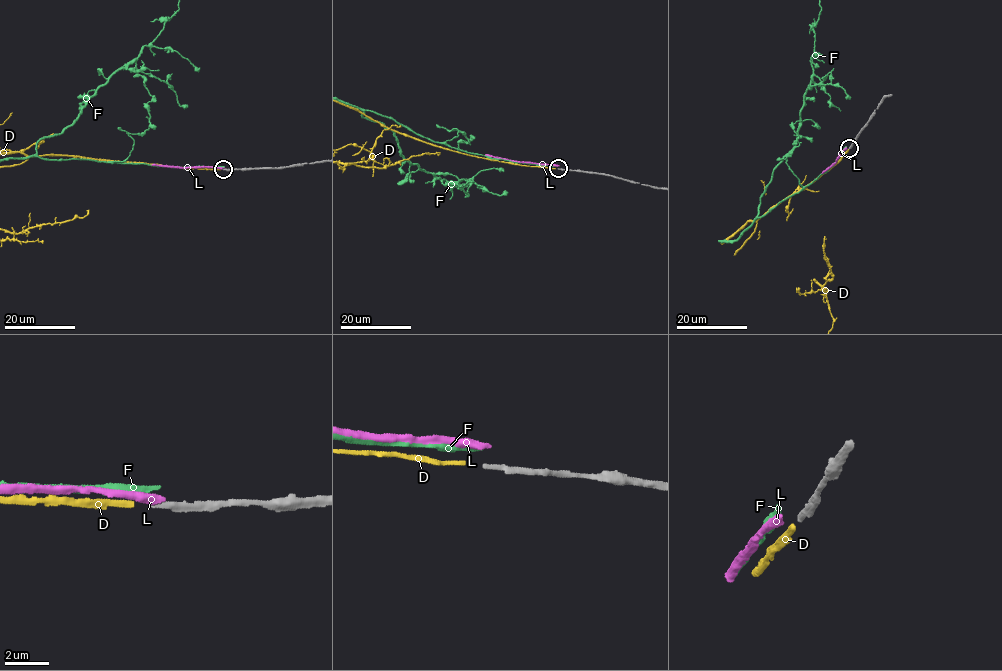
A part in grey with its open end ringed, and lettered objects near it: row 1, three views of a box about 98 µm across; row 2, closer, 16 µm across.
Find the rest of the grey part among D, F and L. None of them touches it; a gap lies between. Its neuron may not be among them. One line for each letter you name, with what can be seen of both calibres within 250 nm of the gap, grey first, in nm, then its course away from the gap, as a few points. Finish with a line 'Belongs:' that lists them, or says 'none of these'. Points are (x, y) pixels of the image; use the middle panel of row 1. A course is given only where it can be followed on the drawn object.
D: Thickness 280 nm (grey) against 200 nm
Belongs: D

